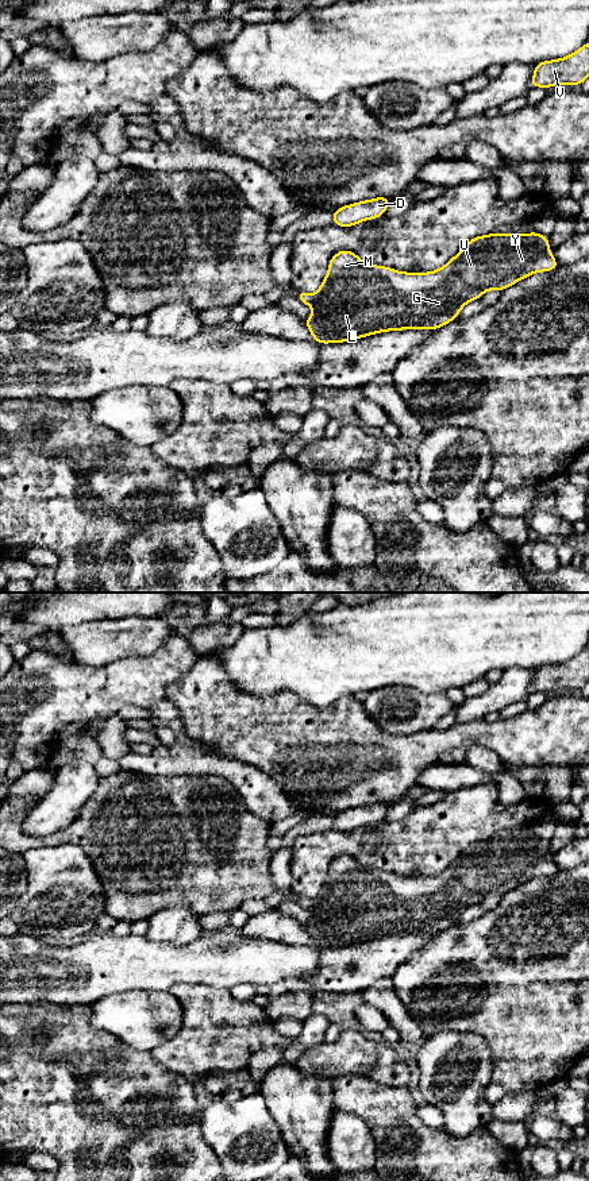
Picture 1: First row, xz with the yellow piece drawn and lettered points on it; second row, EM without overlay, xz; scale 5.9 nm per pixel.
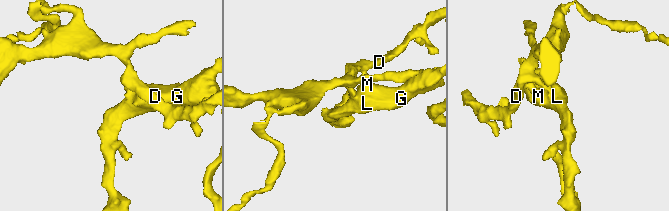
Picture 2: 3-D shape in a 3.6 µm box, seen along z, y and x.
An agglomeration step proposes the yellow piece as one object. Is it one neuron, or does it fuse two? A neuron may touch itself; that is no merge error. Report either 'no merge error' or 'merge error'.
merge error

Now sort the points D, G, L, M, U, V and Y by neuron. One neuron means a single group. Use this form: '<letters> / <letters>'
D V / G L M U Y

